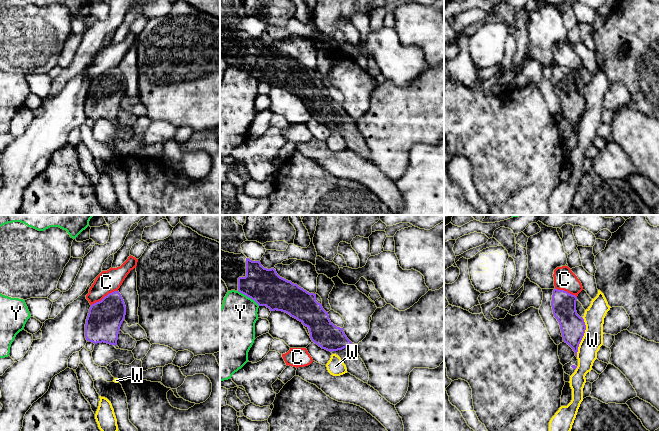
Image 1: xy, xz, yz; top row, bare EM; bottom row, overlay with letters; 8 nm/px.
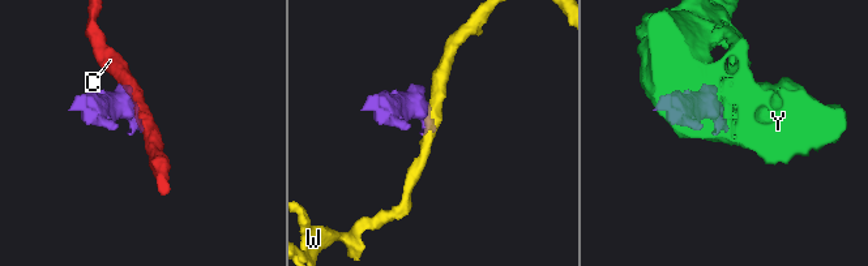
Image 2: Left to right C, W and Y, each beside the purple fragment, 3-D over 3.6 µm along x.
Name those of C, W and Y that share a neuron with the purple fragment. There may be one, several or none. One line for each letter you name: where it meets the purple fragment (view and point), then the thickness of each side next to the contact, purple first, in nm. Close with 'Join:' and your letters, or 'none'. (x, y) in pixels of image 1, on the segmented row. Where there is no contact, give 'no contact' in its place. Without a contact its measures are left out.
Join: none

